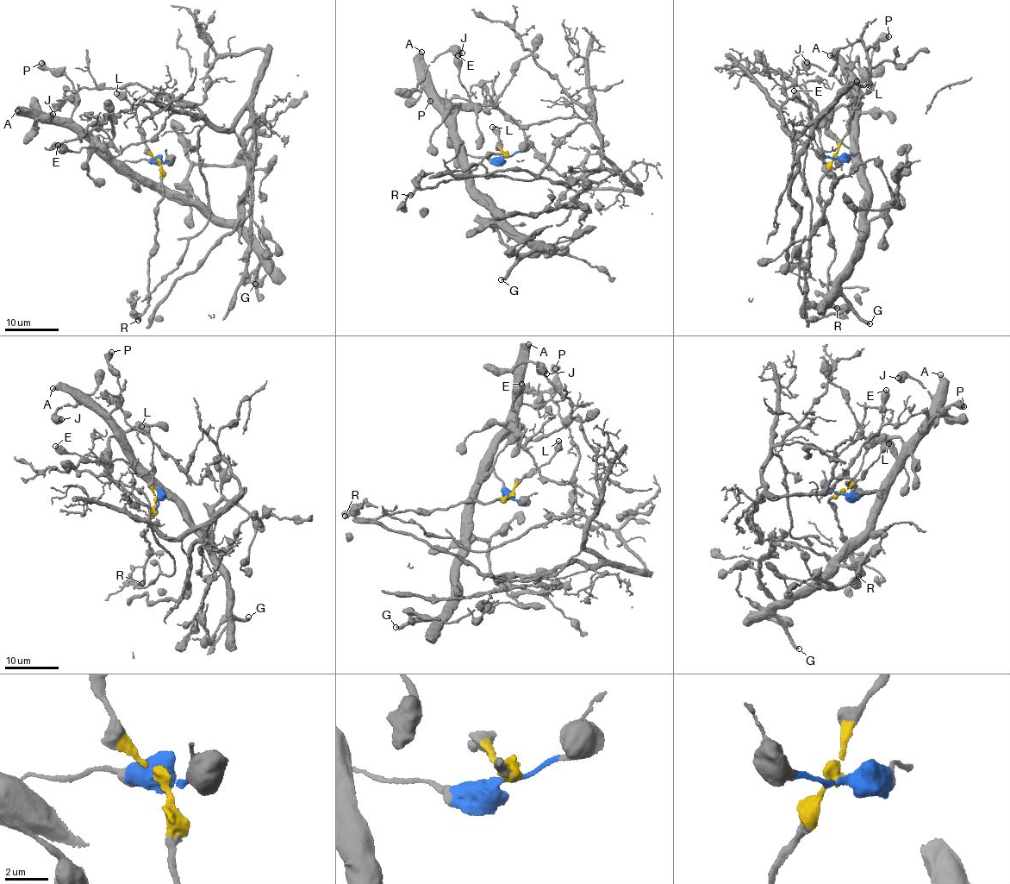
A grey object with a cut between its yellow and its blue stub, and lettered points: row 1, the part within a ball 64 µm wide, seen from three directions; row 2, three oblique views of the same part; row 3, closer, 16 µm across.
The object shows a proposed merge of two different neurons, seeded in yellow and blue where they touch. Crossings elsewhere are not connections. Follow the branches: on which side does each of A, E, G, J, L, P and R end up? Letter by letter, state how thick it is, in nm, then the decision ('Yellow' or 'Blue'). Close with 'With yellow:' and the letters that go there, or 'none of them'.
A: Thickness 480 nm. Blue
E: Thickness 700 nm. Blue
G: Thickness 320 nm. Blue
J: Thickness 650 nm. Blue
L: Thickness 650 nm. Yellow
P: Thickness 600 nm. Blue
R: Thickness 300 nm. Yellow
With yellow: L, R

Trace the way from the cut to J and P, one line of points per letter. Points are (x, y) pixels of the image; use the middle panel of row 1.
J: (505, 157), (470, 156), (460, 150), (437, 105), (416, 88), (431, 61), (449, 50), (462, 53)
P: (505, 157), (470, 156), (463, 149), (458, 133), (444, 110), (456, 109), (445, 98), (435, 97), (430, 102)

